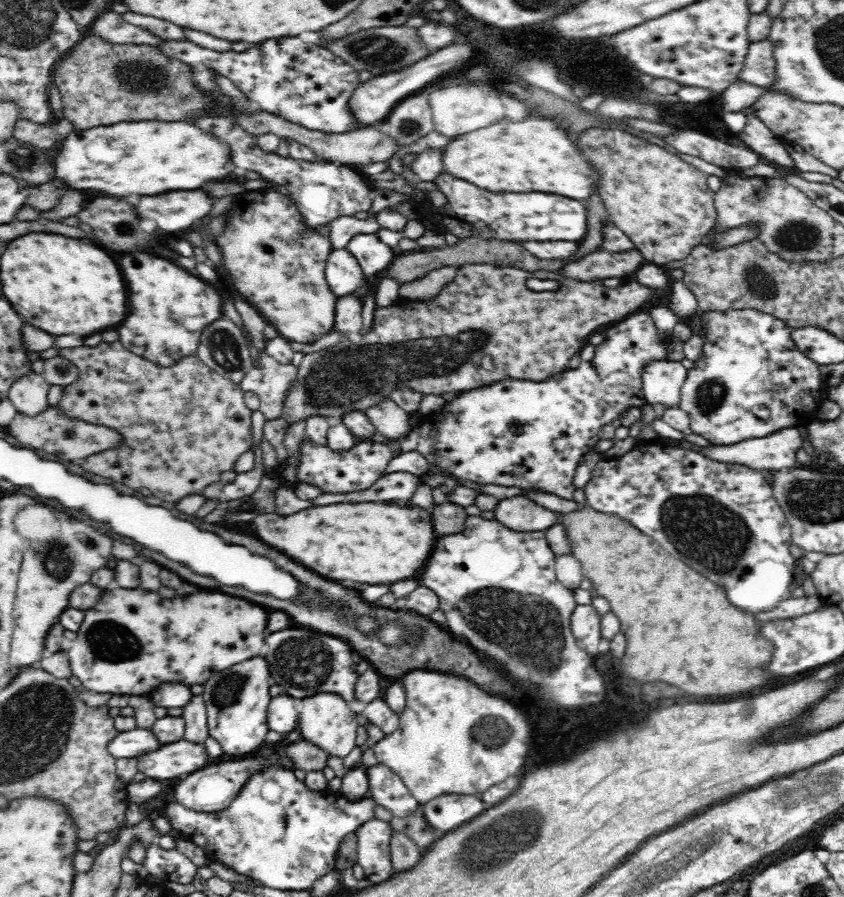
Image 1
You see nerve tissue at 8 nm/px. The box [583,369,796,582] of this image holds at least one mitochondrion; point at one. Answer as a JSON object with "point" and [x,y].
{"point":[699,527]}

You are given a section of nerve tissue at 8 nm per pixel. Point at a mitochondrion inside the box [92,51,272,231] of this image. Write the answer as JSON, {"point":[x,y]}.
{"point":[131,75]}

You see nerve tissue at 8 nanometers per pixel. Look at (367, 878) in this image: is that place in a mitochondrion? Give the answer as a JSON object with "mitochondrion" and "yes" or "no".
{"mitochondrion":"no"}

